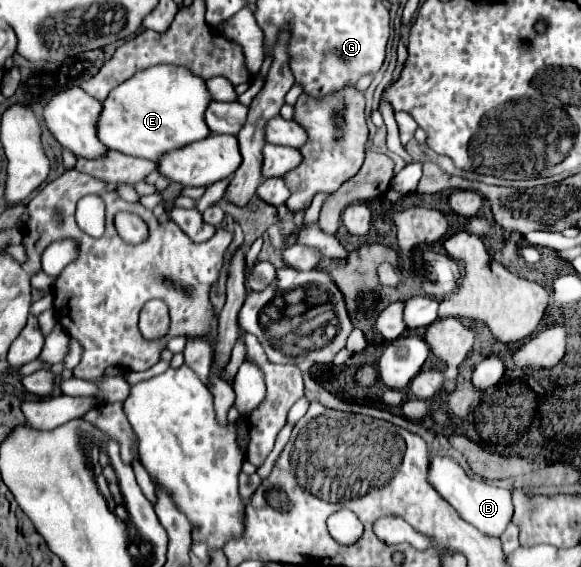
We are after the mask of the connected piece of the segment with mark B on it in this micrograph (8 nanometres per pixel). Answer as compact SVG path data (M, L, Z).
M432 455L430 457L428 483L434 487L434 491L444 501L448 501L458 511L458 515L462 515L470 525L474 525L476 529L480 529L486 535L500 537L512 519L514 505L512 505L510 491L468 477L466 471L452 457L446 457L446 455Z

